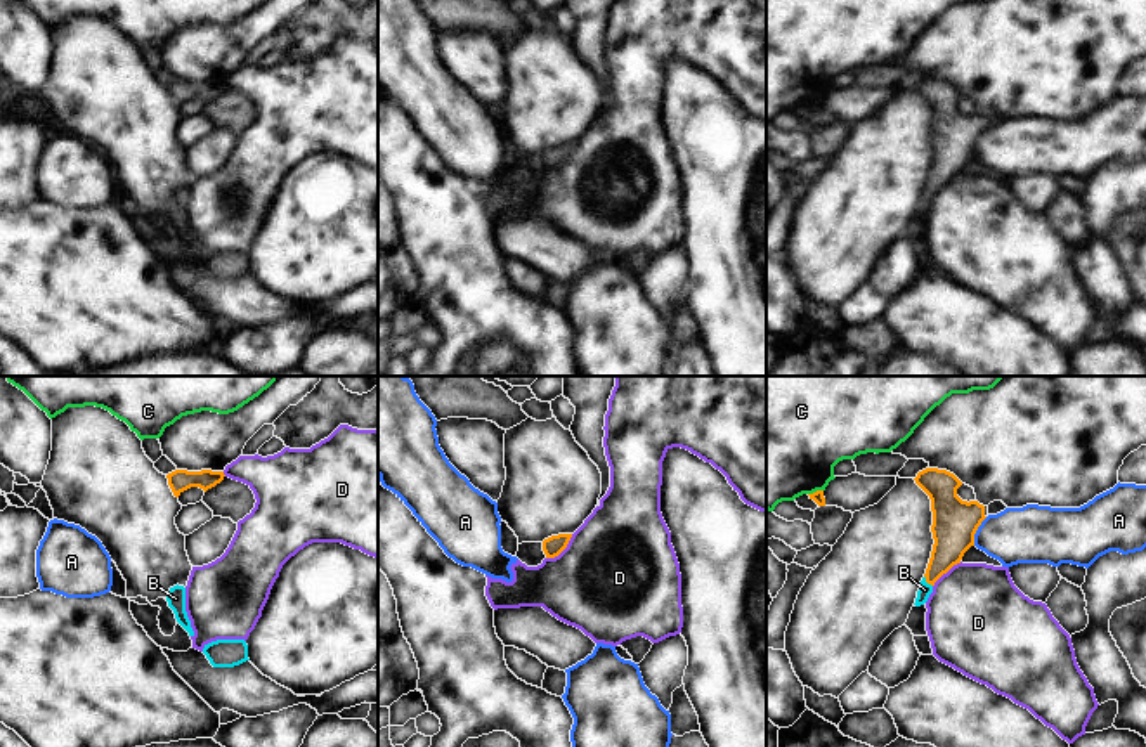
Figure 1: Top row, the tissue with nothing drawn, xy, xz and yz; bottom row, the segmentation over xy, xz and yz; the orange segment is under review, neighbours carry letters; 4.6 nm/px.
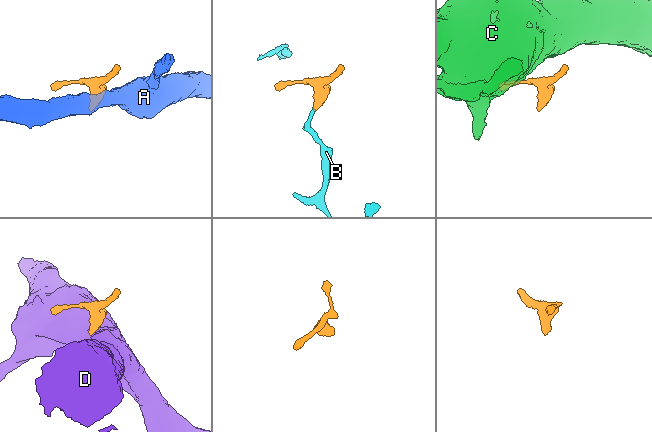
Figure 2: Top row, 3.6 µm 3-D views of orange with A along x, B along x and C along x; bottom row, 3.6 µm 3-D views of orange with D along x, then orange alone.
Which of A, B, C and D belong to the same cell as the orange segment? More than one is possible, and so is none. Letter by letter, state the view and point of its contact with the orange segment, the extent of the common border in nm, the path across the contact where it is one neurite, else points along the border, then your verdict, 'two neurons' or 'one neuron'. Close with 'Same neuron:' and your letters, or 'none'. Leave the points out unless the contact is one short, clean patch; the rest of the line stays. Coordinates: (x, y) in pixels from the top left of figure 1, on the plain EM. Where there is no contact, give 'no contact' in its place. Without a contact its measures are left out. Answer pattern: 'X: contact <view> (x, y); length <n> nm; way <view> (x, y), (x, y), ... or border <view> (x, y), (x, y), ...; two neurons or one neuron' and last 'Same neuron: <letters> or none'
A: contact yz (976, 141); length 150 nm; border yz (987, 129), (978, 139), (973, 156); two neurons
B: contact yz (926, 193); length 70 nm; way yz (952, 146), (949, 162), (926, 193), (924, 201); one neuron
C: contact yz (817, 103); length 80 nm; border yz (822, 101), (808, 106); two neurons
D: contact xz (562, 162); length 170 nm; border xz (572, 146), (557, 167), (546, 170); two neurons
Same neuron: B

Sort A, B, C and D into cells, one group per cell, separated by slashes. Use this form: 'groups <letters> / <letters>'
groups A / B / C / D

